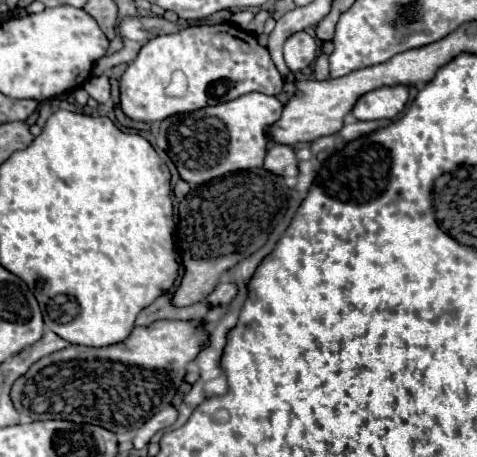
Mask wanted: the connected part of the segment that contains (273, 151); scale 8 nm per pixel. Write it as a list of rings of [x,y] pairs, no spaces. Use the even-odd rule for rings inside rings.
[[[270,144],[264,160],[264,168],[280,174],[280,176],[298,176],[298,156],[292,146],[286,144]]]

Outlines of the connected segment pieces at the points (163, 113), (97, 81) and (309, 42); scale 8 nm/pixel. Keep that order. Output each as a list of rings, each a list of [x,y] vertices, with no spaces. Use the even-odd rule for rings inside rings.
[[[204,24],[184,28],[176,34],[156,36],[146,42],[138,52],[138,58],[128,64],[120,78],[120,106],[132,120],[162,122],[168,116],[230,102],[248,92],[276,96],[282,88],[284,78],[272,64],[270,52],[262,48],[252,34],[232,24]],[[178,70],[182,70],[184,76],[180,92],[172,86],[172,76]]]
[[[106,76],[90,78],[90,80],[84,84],[84,90],[86,90],[98,104],[106,104],[106,102],[110,100],[110,84],[108,84],[108,78],[106,78]]]
[[[308,32],[292,34],[284,44],[286,66],[292,72],[300,72],[302,68],[310,66],[316,60],[316,50],[318,50],[316,39],[310,36]]]

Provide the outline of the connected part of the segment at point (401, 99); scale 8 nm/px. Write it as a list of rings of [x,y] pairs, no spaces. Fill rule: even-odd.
[[[384,86],[374,96],[364,96],[366,102],[356,102],[352,116],[356,120],[392,120],[407,105],[409,90],[395,90]]]

